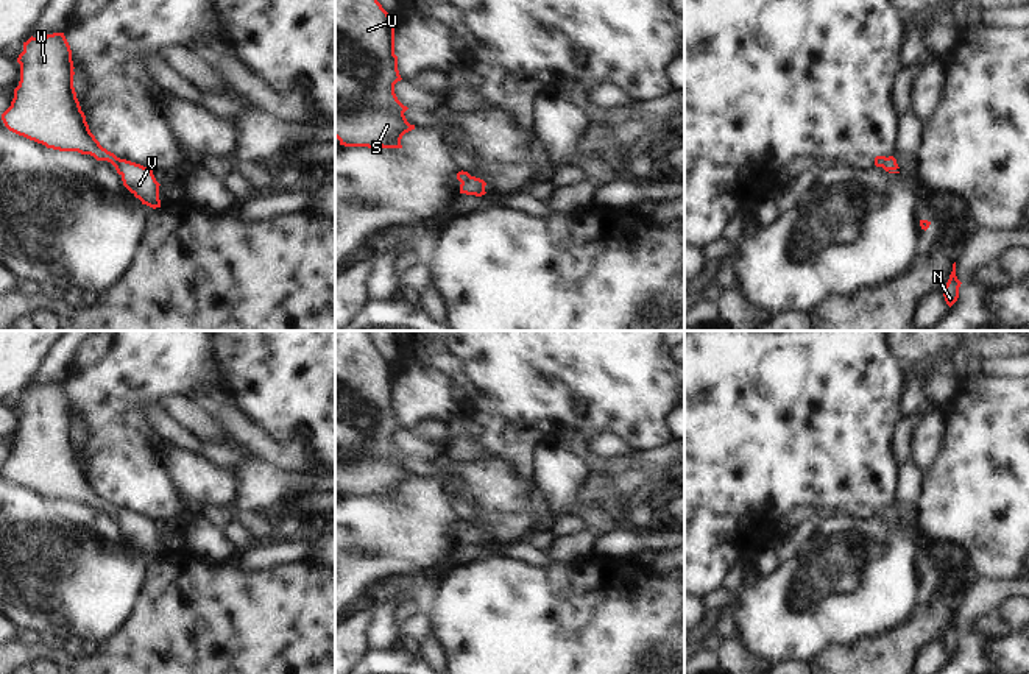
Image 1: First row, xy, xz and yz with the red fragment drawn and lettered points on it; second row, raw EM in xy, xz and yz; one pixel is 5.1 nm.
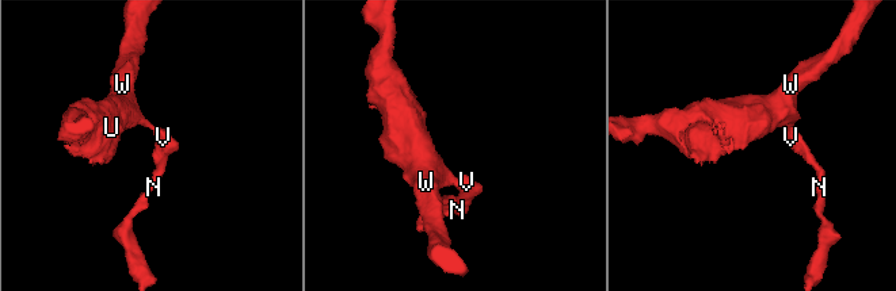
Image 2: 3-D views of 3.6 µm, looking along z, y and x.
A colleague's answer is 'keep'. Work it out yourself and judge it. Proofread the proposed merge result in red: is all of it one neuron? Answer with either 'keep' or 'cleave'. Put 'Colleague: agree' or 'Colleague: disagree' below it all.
keep
Colleague: agree

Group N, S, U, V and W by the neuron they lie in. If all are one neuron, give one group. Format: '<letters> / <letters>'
N S U V W

